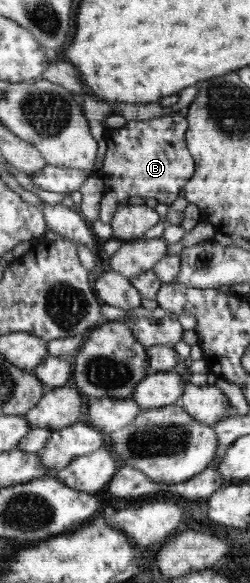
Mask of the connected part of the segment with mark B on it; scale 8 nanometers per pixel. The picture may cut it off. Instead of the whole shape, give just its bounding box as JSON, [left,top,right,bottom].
[99,114,195,223]

